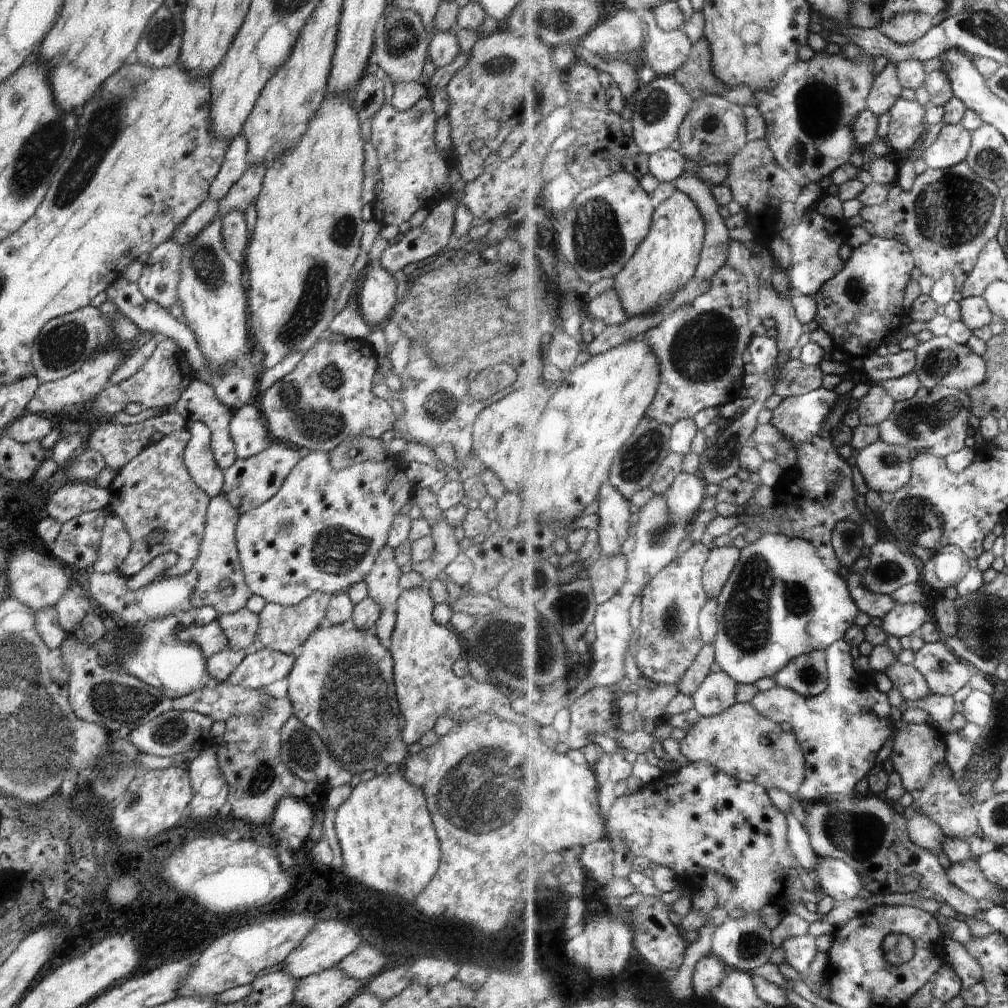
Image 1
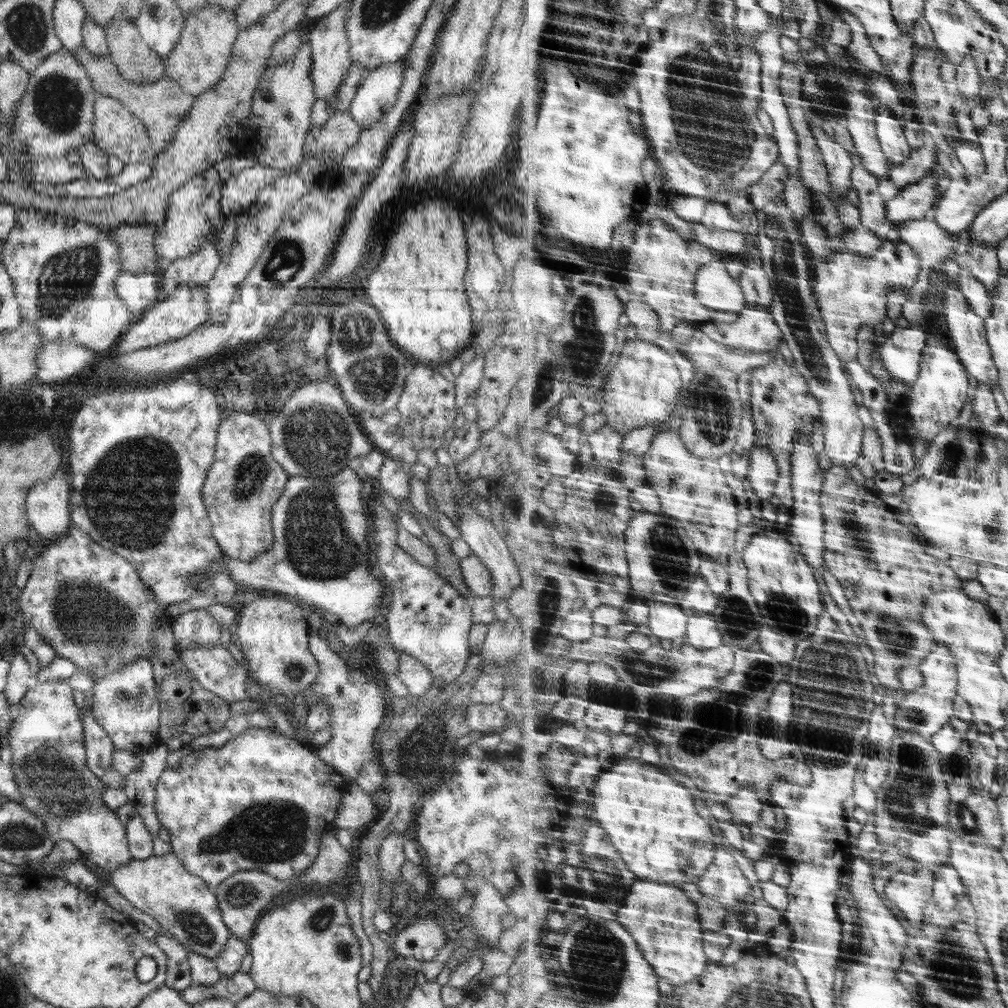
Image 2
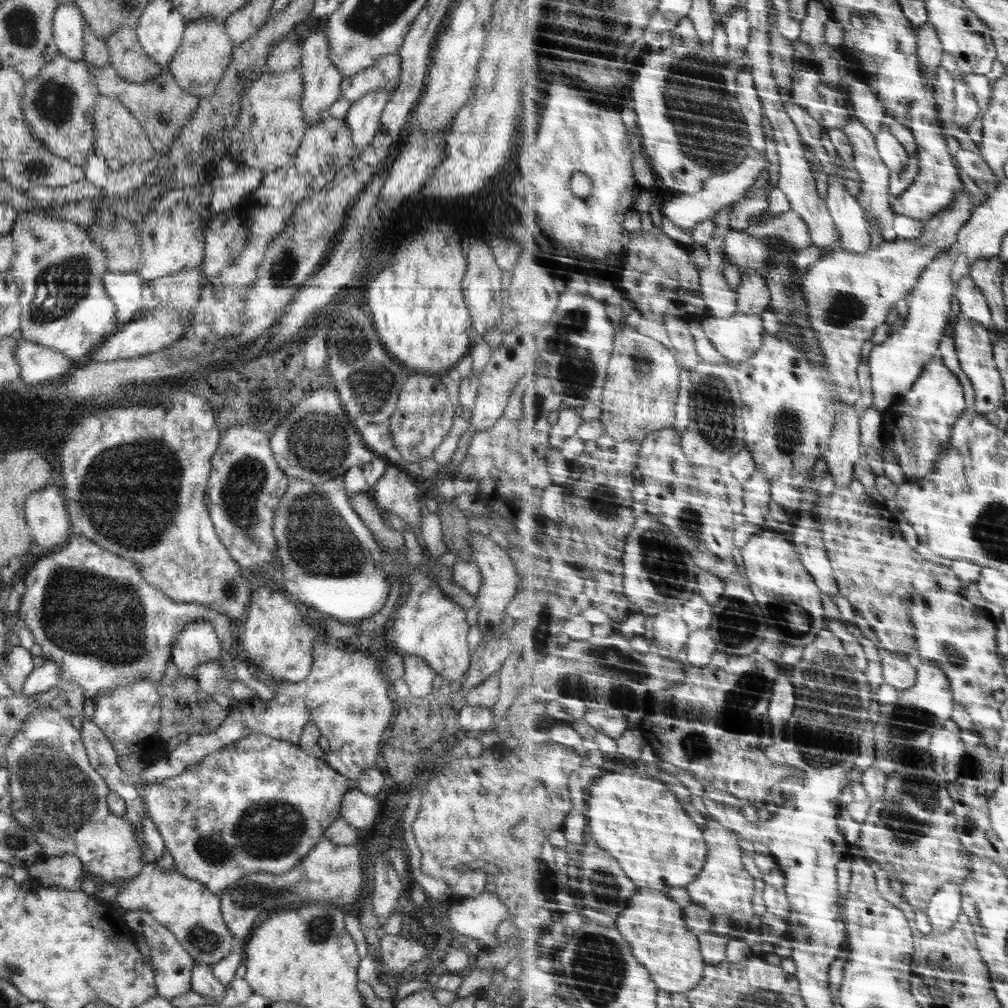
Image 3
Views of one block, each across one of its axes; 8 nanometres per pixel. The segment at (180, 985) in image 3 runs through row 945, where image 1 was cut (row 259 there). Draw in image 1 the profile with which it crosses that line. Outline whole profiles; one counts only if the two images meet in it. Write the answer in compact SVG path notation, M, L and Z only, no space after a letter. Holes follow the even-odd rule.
M170 239L154 248L143 261L143 269L136 282L142 296L164 310L172 308L172 304L182 304L178 298L182 245Z

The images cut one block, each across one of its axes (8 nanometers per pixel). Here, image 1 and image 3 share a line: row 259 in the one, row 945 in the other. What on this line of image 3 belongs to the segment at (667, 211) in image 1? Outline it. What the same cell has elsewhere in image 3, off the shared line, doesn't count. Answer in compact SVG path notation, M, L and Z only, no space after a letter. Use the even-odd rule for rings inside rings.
M640 888L630 900L628 910L618 918L617 927L630 938L634 954L653 974L658 988L673 992L695 989L705 977L707 962L701 949L701 938L686 921L686 909L678 904L668 892L654 888Z

